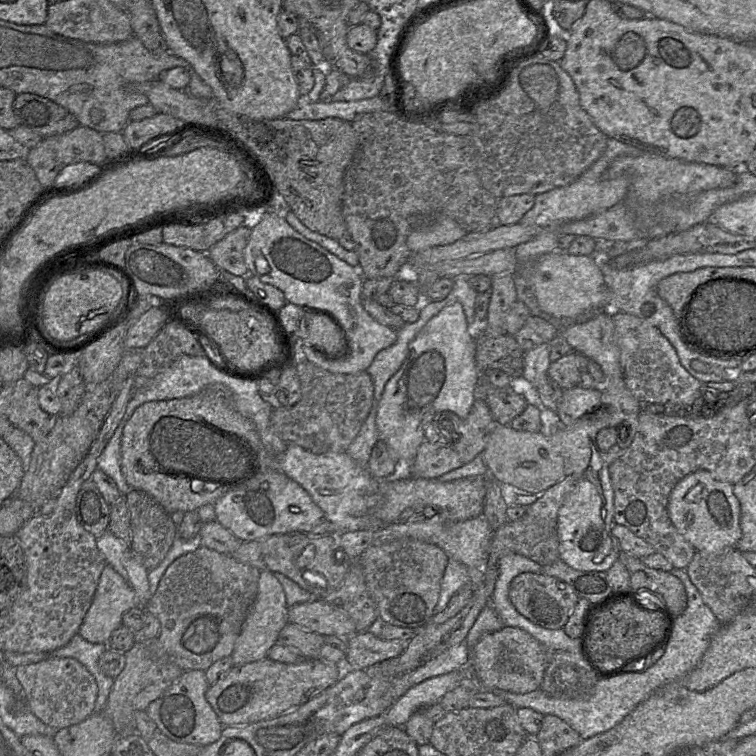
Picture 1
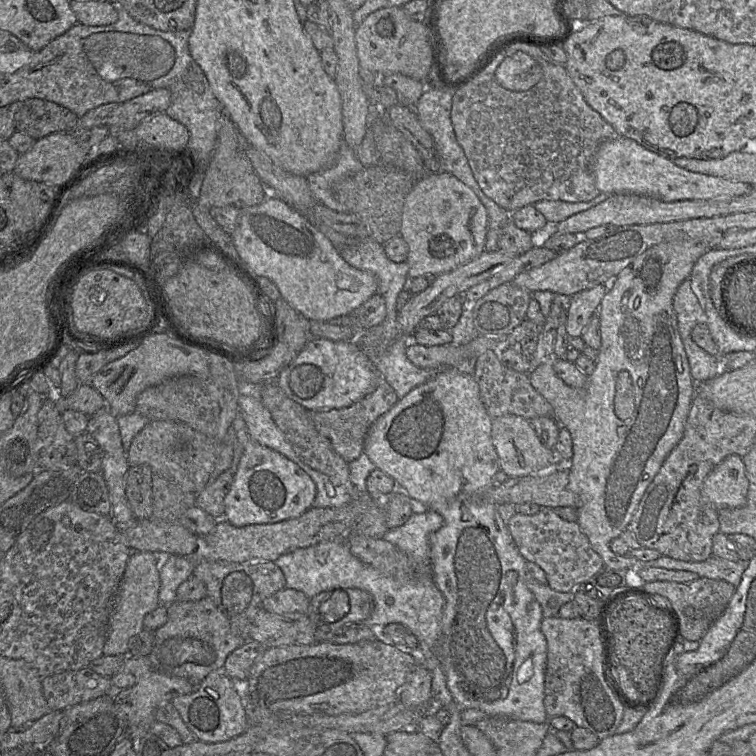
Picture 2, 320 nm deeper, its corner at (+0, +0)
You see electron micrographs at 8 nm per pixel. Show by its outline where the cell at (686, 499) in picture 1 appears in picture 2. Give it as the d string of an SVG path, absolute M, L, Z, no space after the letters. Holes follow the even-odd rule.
M732 454L707 475L701 495L716 509L738 508L747 502L748 487L743 458Z

